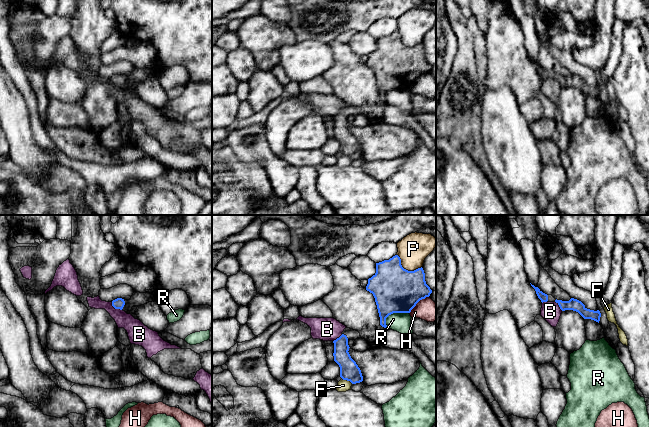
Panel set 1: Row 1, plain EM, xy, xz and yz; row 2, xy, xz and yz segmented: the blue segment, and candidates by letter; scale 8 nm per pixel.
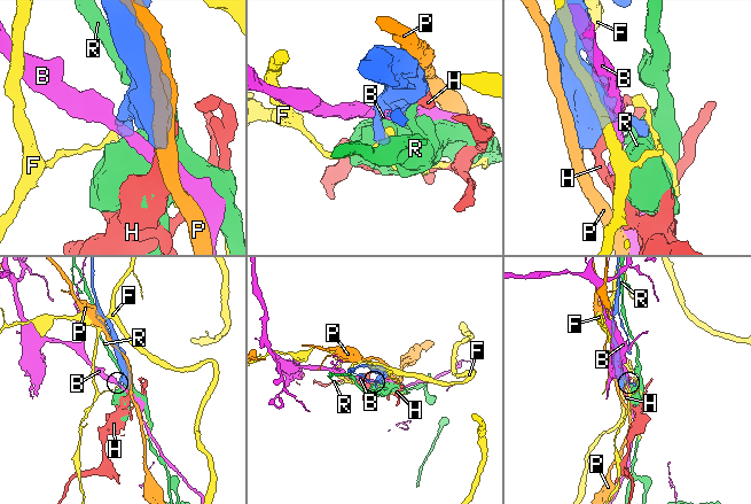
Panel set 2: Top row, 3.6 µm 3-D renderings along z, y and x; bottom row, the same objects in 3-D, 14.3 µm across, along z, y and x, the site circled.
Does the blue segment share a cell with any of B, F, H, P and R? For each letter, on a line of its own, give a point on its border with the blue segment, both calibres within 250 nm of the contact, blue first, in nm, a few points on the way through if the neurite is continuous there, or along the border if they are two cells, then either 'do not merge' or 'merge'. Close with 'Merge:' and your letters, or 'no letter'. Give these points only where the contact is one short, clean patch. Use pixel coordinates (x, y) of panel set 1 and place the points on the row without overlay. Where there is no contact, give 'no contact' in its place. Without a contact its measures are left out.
B: meets blue in xy at (115, 84); 90 nm thick on the blue side, 150 nm on the other; border along xy (111, 78), (115, 84), (121, 86); do not merge
F: meets blue in xz at (347, 156); 160 nm thick on the blue side, 100 nm on the other; border along xz (342, 154), (352, 159); do not merge
H: meets blue in xz at (417, 78); 360 nm thick on the blue side, 180 nm on the other; do not merge
P: meets blue in xz at (405, 45); 360 nm thick on the blue side, 240 nm on the other; do not merge
R: meets blue in xz at (392, 89); 360 nm thick on the blue side, 160 nm on the other; border along xz (408, 88), (391, 89), (386, 94), (386, 103); do not merge
Merge: no letter

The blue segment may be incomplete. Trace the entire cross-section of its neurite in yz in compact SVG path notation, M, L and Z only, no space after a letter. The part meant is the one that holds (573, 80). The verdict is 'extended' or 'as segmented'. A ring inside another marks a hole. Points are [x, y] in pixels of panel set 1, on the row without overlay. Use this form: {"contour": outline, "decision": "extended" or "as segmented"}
{"contour": "M571 74L569 77L555 76L555 78L559 81L562 87L565 86L573 86L578 88L584 95L591 95L599 99L601 89L599 86L594 87L587 85L585 81L574 74Z", "decision": "as segmented"}

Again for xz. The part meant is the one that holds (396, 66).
{"contour": "M398 31L389 36L376 39L376 49L368 55L366 66L373 70L377 81L380 101L387 104L386 94L393 89L410 89L416 80L432 69L430 63L426 60L423 44L414 47L408 47L401 41L401 35Z", "decision": "as segmented"}

